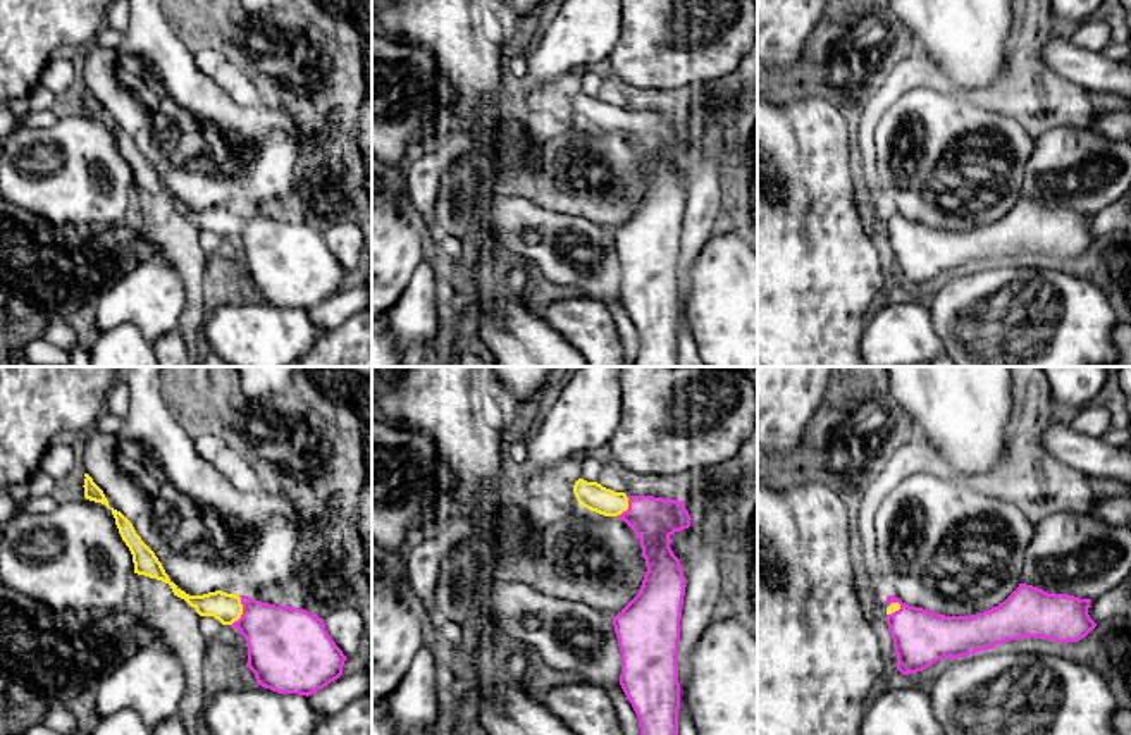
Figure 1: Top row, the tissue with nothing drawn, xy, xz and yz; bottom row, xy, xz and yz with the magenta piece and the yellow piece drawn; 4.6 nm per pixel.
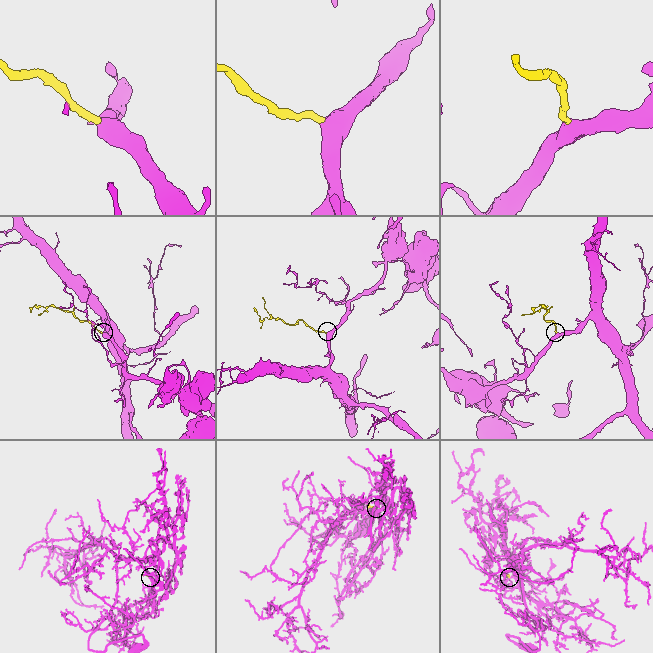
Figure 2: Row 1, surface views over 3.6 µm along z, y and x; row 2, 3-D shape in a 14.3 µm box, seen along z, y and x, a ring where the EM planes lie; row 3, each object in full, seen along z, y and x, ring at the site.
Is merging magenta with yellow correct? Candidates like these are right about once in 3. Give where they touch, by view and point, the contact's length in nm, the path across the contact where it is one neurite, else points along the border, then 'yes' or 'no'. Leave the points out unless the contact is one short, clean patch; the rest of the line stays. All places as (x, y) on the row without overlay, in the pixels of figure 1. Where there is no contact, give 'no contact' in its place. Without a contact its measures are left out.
contact xy (243, 226); length 150 nm; way xy (284, 259), (243, 226), (226, 222); yes

